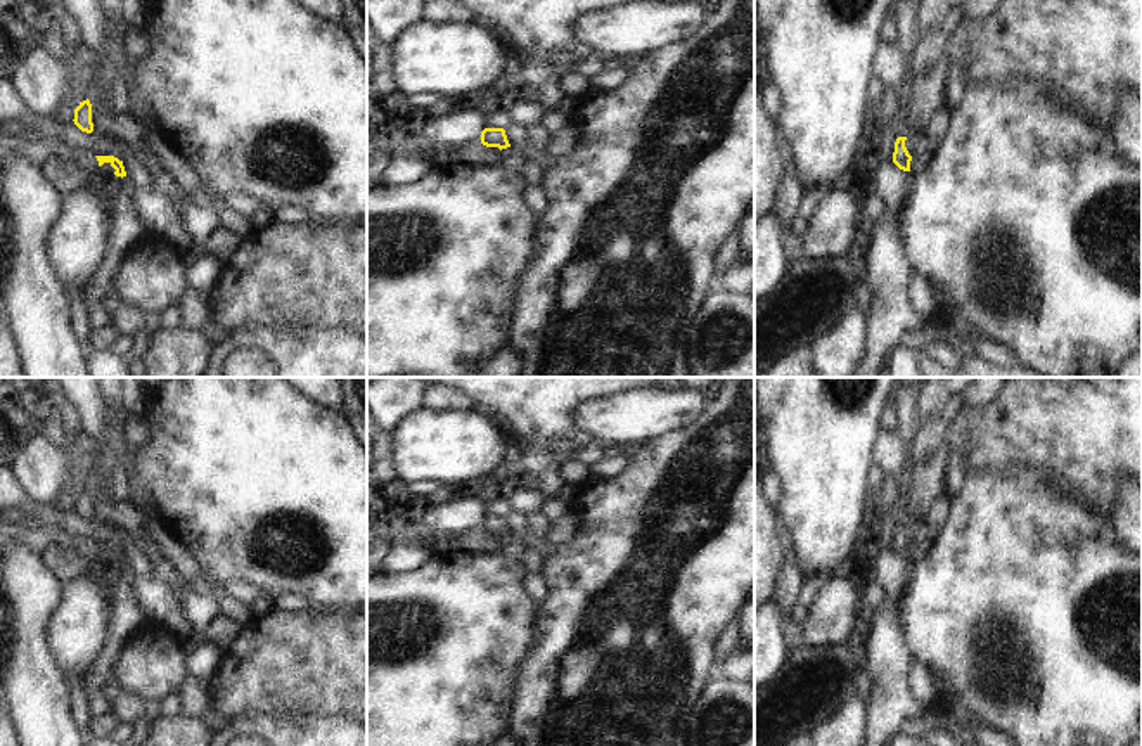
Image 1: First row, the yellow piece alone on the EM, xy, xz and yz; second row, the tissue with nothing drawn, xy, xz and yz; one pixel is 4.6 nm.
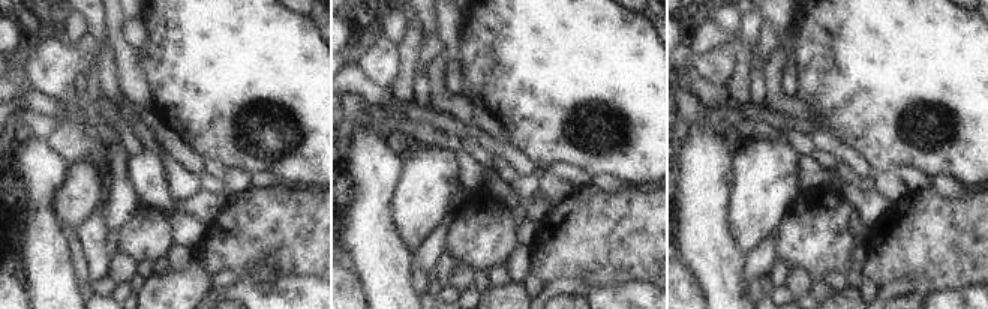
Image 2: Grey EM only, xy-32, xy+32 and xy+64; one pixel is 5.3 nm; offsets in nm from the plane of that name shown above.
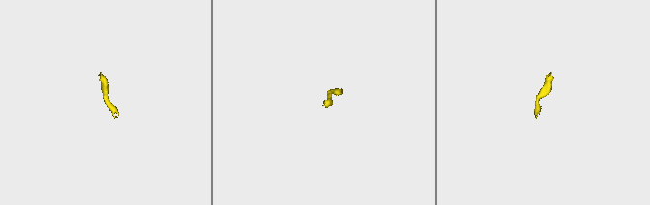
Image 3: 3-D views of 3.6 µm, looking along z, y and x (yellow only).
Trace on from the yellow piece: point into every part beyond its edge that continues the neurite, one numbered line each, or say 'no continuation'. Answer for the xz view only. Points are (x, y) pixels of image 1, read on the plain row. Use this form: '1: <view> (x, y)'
no continuation.

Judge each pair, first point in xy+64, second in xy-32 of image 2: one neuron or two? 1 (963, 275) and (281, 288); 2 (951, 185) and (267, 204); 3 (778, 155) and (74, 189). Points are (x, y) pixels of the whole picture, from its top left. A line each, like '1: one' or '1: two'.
1: two
2: two
3: one

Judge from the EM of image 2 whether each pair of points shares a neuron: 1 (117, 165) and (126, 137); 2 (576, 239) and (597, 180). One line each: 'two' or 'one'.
1: two
2: two

